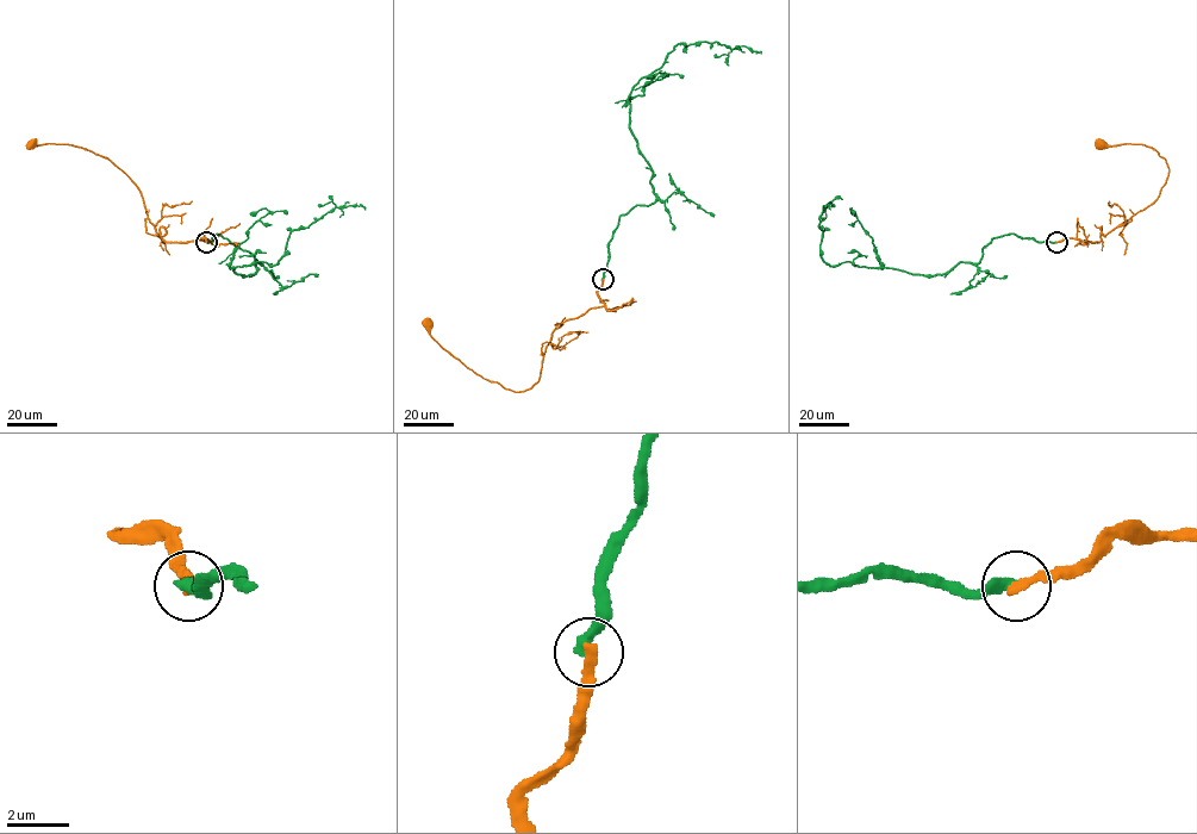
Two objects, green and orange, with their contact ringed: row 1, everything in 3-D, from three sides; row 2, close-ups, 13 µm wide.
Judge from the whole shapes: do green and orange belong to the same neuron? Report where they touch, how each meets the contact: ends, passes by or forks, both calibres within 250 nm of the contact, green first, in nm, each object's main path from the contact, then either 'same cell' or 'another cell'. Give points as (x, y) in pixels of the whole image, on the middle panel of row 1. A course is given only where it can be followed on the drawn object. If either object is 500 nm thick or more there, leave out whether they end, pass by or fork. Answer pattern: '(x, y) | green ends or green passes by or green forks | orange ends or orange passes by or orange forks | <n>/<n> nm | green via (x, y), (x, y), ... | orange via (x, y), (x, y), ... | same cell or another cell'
(603, 279) | green ends | orange ends | 380/360 nm | green via (603, 280), (619, 217), (656, 198), (653, 170), (629, 125), (631, 88), (678, 44), (717, 42), (761, 53) | orange via (603, 280), (604, 304), (555, 324), (540, 380), (523, 391), (467, 368), (428, 323) | another cell

